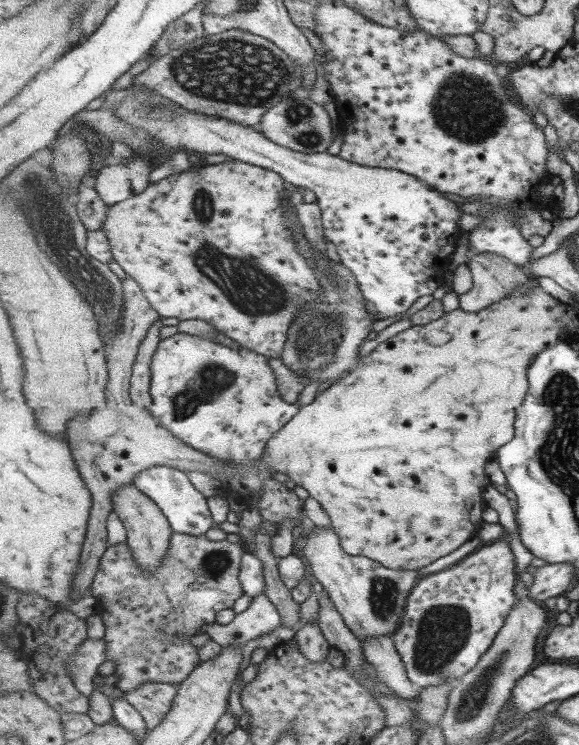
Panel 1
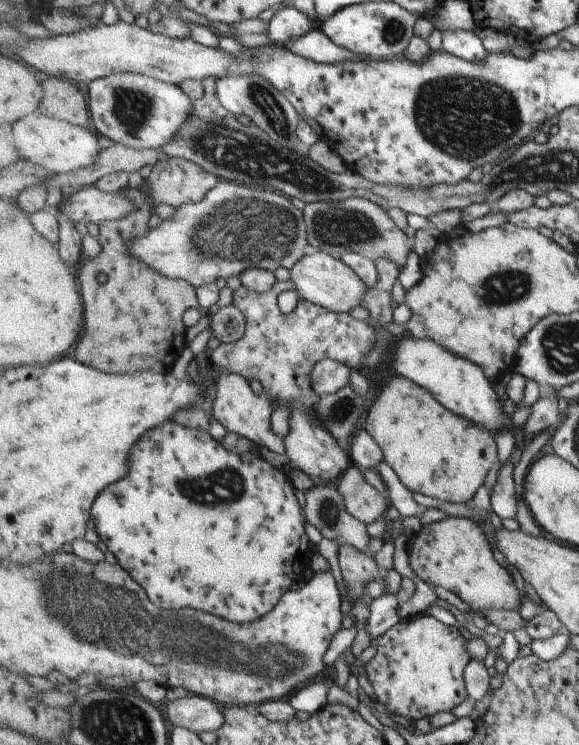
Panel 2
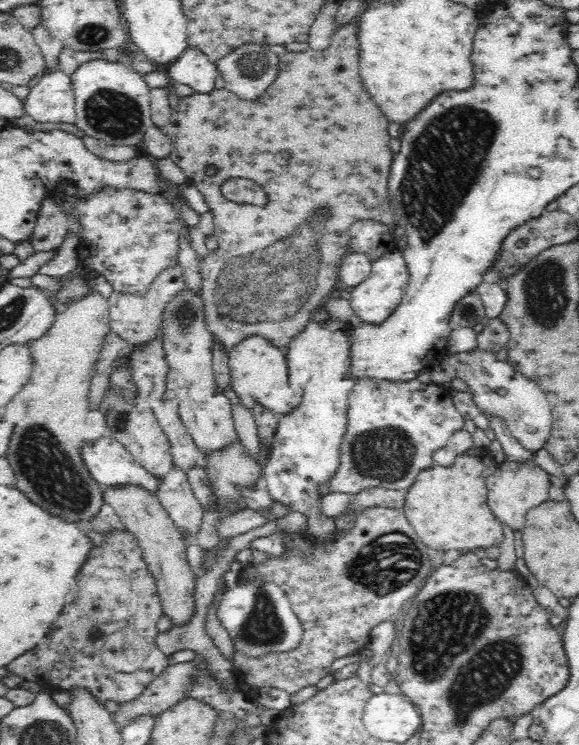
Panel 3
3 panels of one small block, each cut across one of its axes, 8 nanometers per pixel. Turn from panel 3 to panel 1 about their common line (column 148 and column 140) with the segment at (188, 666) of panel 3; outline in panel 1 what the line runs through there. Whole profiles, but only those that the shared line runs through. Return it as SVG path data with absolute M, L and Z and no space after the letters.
M149 681L125 692L125 697L144 716L147 726L154 729L172 710L178 689L178 684Z

